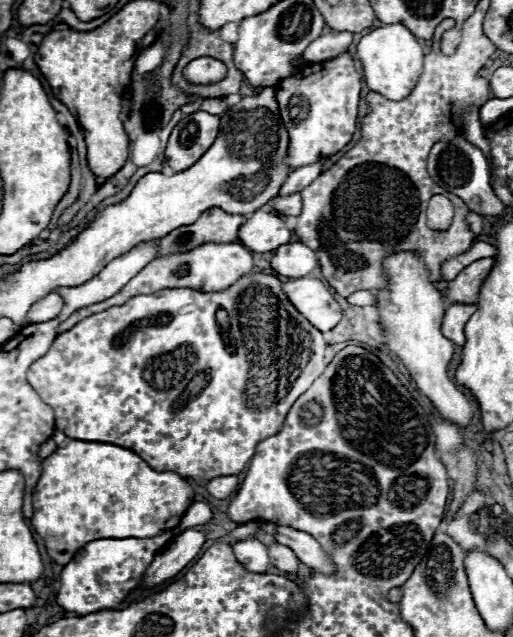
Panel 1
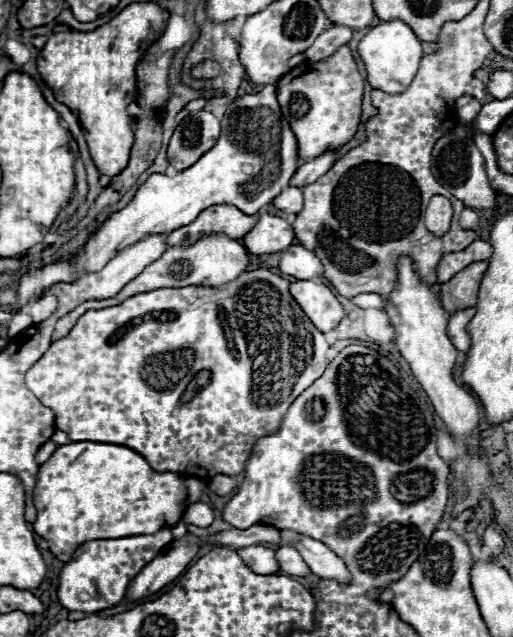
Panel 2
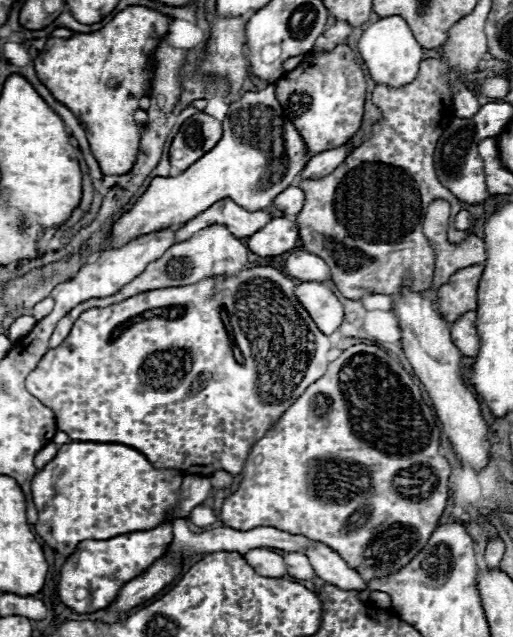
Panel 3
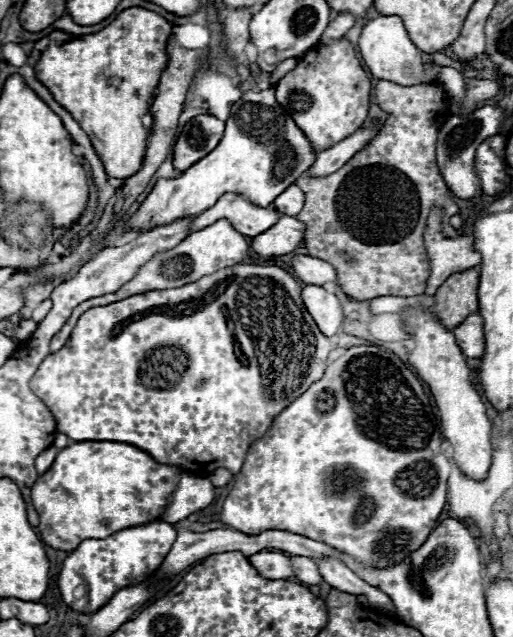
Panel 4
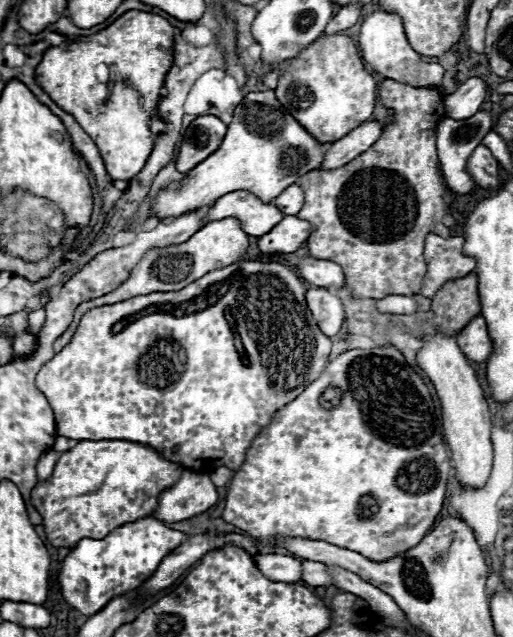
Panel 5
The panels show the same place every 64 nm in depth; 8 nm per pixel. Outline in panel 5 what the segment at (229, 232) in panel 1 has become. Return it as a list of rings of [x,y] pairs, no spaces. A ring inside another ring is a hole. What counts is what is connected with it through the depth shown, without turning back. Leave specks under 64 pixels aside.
[[[244,190],[220,196],[206,212],[204,224],[208,220],[222,220],[224,216],[236,216],[248,236],[262,236],[284,218],[284,214],[274,204],[264,204],[254,194]]]

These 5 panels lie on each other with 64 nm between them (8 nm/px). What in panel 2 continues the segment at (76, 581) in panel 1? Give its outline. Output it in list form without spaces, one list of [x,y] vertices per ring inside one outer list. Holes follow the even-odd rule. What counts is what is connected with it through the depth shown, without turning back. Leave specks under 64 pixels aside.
[[[162,528],[150,536],[126,536],[110,540],[92,540],[78,546],[72,560],[60,572],[58,600],[68,610],[94,614],[106,608],[114,608],[122,602],[130,582],[140,570],[150,564],[170,542],[174,540],[170,528]]]

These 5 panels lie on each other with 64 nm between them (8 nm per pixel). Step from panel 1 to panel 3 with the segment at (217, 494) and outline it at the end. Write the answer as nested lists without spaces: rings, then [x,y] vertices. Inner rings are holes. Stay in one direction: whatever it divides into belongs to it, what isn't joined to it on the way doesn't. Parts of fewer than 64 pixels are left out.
[[[218,470],[218,472],[214,472],[214,476],[212,476],[212,488],[216,488],[216,490],[226,490],[226,488],[230,488],[232,480],[234,480],[234,478],[232,478],[228,472]]]

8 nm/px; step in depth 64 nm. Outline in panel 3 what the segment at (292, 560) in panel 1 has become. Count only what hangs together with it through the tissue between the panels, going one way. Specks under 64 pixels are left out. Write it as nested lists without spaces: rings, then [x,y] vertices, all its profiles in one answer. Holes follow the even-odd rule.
[[[282,552],[282,558],[290,576],[298,580],[312,580],[316,576],[308,558],[302,552]]]

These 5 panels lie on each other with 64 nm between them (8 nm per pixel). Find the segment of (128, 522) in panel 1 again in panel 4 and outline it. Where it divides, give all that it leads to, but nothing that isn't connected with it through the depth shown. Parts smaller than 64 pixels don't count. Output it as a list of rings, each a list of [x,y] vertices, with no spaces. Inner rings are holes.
[[[74,442],[58,452],[48,472],[44,472],[32,486],[32,502],[36,512],[40,514],[38,530],[42,534],[42,540],[56,550],[72,552],[86,538],[102,540],[104,536],[112,536],[112,532],[120,532],[120,528],[150,524],[162,516],[164,504],[168,504],[168,496],[172,496],[172,492],[176,490],[180,476],[182,468],[158,464],[148,452],[132,444]]]

